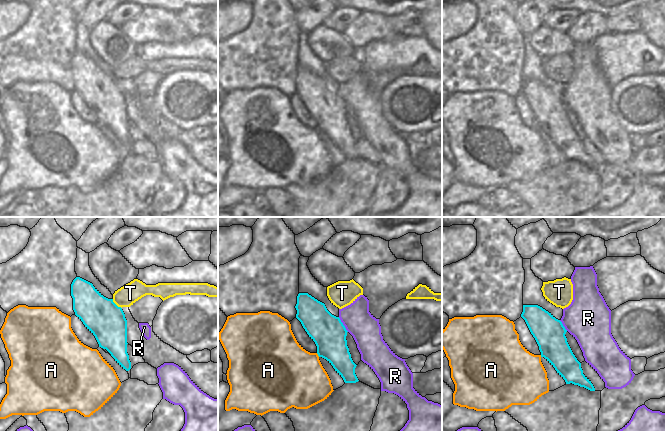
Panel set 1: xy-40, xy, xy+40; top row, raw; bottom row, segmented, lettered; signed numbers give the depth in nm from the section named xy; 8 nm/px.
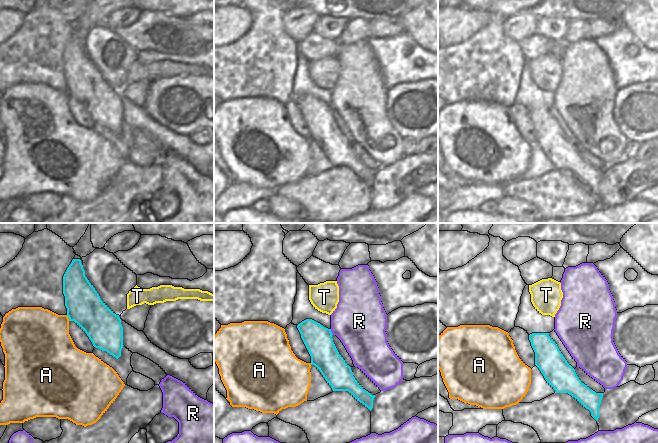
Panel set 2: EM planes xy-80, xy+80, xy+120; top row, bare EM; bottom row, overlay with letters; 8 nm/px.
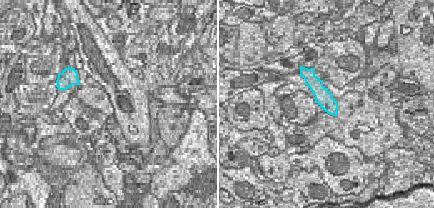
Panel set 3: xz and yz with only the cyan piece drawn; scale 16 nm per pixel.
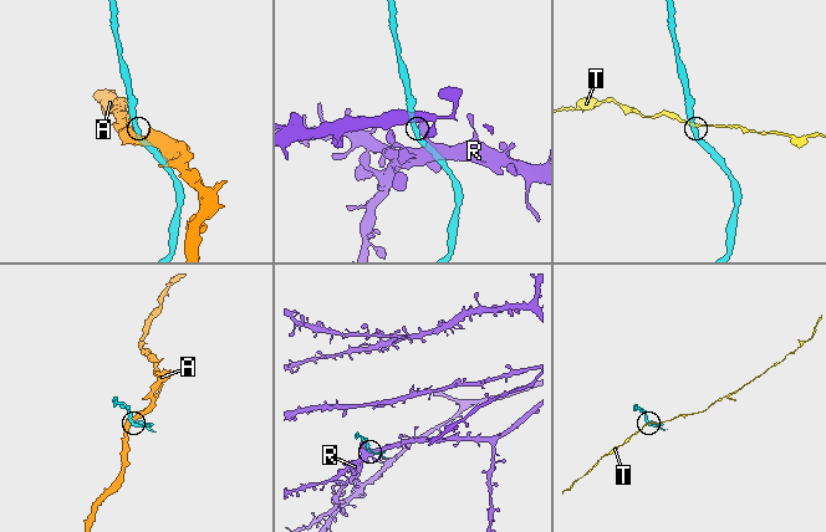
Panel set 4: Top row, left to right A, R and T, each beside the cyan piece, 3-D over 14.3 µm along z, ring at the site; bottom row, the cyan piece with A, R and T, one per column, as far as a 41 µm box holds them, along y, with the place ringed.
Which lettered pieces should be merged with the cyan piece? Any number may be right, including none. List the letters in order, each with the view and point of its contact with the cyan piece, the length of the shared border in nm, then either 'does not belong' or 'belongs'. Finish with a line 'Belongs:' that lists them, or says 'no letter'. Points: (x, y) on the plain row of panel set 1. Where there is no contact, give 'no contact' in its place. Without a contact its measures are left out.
A: meets cyan in xy at (318, 131); contact 40 nm long; does not belong
R: meets cyan in xy at (342, 100); contact 150 nm long; does not belong
T: meets cyan in xy-40 at (115, 80); contact 110 nm long; does not belong
Belongs: no letter

